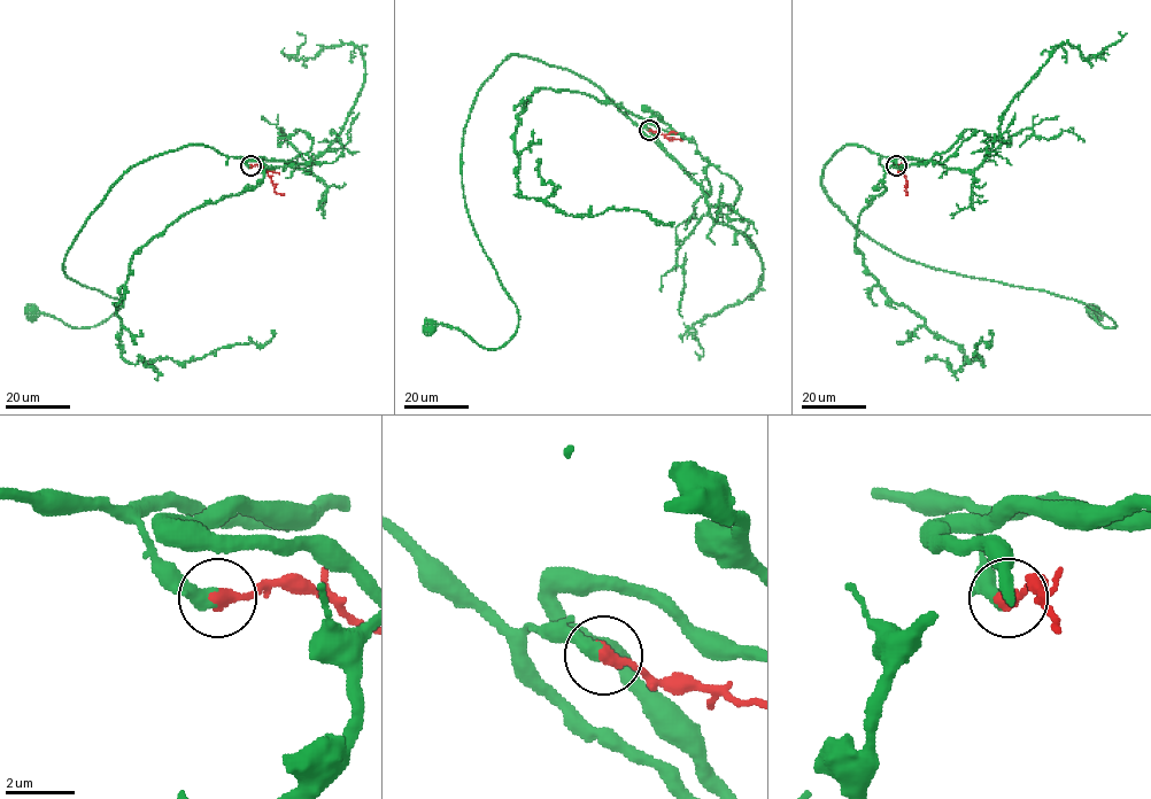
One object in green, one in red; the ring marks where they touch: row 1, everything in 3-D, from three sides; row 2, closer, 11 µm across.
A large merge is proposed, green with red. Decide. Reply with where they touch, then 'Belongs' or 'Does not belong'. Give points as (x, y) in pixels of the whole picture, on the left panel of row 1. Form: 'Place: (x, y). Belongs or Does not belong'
Place: (250, 165). Belongs

